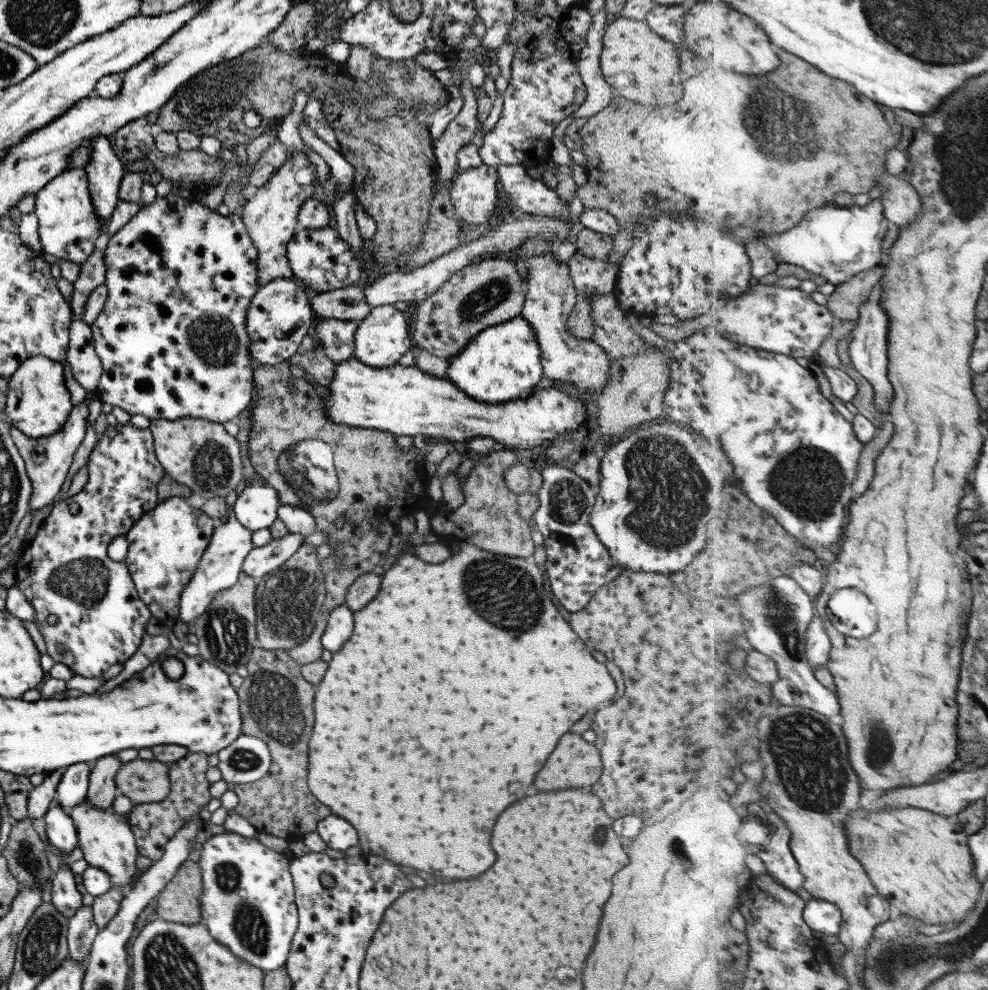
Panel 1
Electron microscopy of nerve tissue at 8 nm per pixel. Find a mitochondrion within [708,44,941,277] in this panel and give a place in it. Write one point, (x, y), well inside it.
(771, 106)

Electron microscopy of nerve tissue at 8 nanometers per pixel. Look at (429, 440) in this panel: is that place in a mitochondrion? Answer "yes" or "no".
no

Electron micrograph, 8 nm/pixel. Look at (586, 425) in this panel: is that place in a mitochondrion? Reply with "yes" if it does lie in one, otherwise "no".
no

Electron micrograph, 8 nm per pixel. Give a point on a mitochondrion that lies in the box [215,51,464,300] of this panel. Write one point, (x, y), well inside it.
(252, 73)

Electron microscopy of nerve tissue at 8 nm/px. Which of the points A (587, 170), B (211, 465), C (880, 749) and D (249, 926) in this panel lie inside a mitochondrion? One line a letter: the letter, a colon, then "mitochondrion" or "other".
A: other
B: mitochondrion
C: mitochondrion
D: mitochondrion

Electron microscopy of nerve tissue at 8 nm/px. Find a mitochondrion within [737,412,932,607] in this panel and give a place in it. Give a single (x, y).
(808, 481)

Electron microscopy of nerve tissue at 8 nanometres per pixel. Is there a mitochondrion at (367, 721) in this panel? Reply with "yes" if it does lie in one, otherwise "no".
no

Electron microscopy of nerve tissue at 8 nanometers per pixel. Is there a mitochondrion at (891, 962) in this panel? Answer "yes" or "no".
yes

